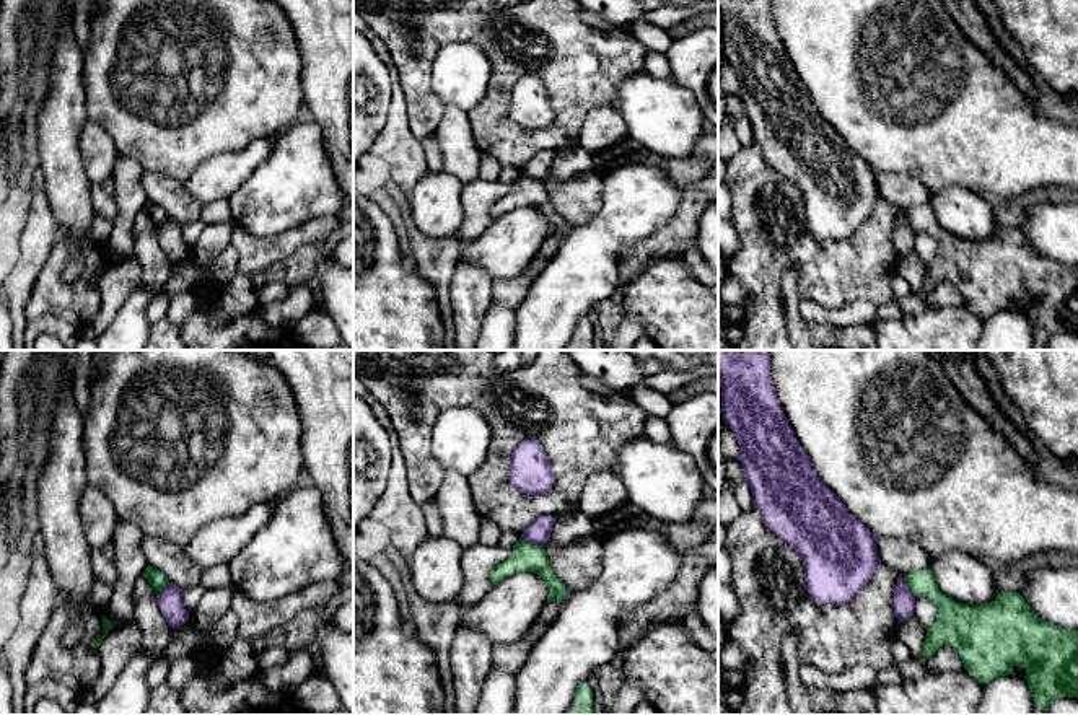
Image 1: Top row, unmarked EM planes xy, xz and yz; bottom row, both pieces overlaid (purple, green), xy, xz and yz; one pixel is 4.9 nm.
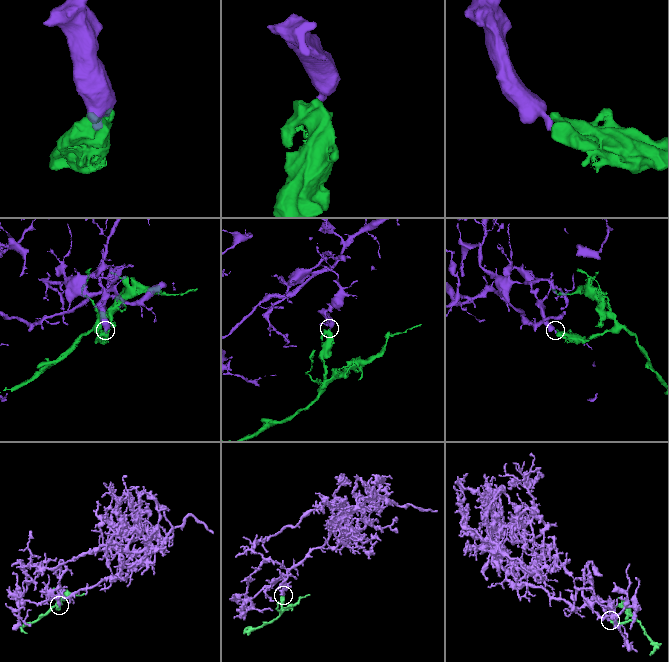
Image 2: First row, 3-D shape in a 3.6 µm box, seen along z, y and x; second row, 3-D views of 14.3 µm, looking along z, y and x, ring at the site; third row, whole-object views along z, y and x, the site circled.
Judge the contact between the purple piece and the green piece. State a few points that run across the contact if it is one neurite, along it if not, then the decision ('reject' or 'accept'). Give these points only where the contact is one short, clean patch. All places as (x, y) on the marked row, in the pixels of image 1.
xz (521, 536), (541, 546) | reject

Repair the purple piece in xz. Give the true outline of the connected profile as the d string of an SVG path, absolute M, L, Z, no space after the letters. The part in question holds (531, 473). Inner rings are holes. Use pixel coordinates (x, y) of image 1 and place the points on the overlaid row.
M523 440L511 453L510 484L523 493L546 493L555 484L550 459L537 440Z

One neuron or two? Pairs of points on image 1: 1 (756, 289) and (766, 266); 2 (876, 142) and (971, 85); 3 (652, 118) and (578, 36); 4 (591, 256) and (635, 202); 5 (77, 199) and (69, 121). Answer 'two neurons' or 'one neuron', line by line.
1: one neuron
2: one neuron
3: two neurons
4: one neuron
5: one neuron

